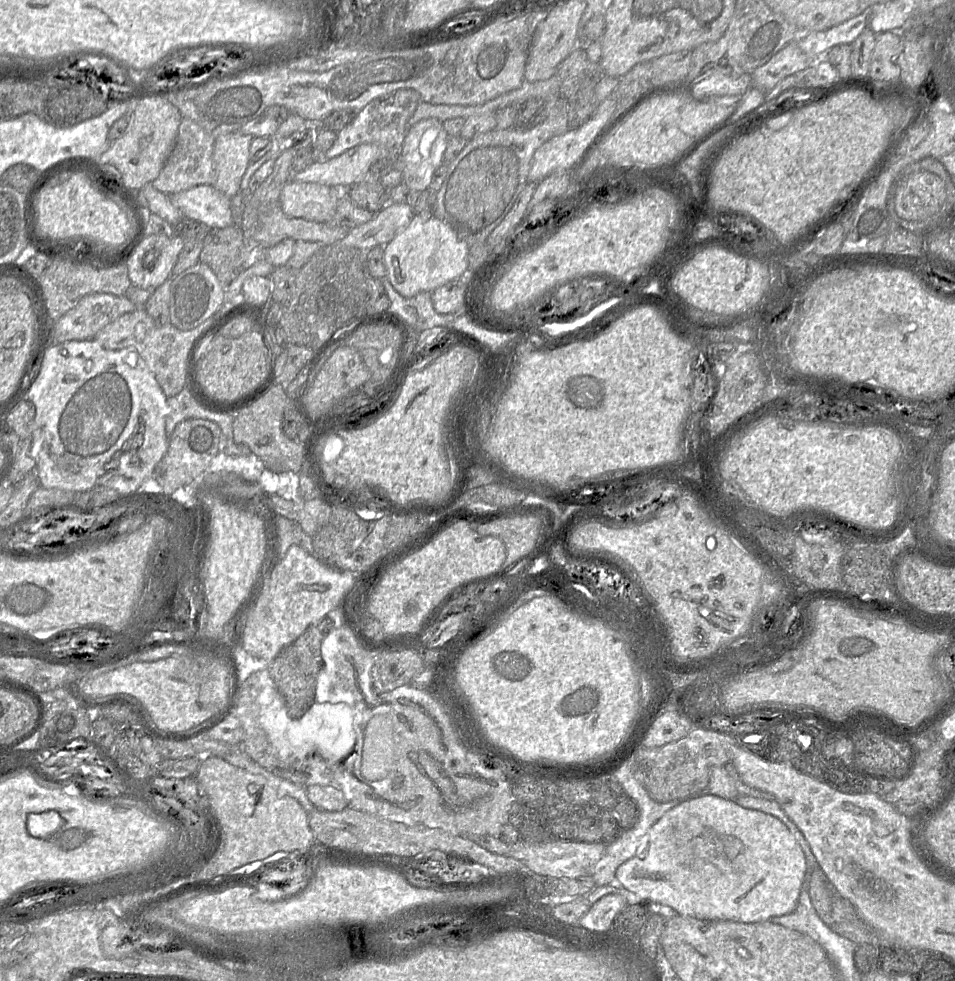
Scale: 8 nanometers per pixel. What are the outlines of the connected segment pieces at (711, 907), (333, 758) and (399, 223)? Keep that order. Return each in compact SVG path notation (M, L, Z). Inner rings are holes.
M704 794L690 797L667 811L651 828L648 841L640 844L634 857L621 864L615 873L616 879L611 886L615 889L628 890L646 902L669 906L678 915L689 916L699 920L728 920L741 923L765 922L777 916L793 912L797 906L806 873L806 858L793 834L778 818L757 810L739 806L734 800Z
M314 703L292 718L286 738L294 747L293 755L314 753L327 764L343 764L361 782L369 782L361 774L361 756L355 751L354 710L346 703Z
M388 203L376 212L370 221L350 229L348 234L336 243L362 251L368 251L377 246L383 247L409 225L413 216L413 208L408 203Z

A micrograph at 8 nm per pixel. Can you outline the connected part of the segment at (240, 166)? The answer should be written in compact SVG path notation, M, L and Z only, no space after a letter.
M240 132L228 133L216 137L213 148L215 179L213 186L231 199L240 197L242 177L250 164L249 148L253 137Z

